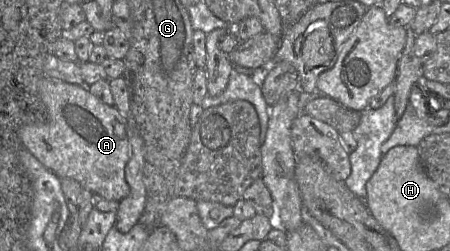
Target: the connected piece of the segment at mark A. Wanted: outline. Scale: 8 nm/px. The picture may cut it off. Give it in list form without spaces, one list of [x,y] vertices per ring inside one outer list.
[[[45,76],[39,81],[39,93],[48,118],[41,125],[24,125],[18,129],[21,145],[45,168],[59,178],[76,180],[82,188],[106,200],[121,201],[130,193],[125,167],[130,158],[129,116],[123,116],[115,106],[109,106],[80,86]]]

